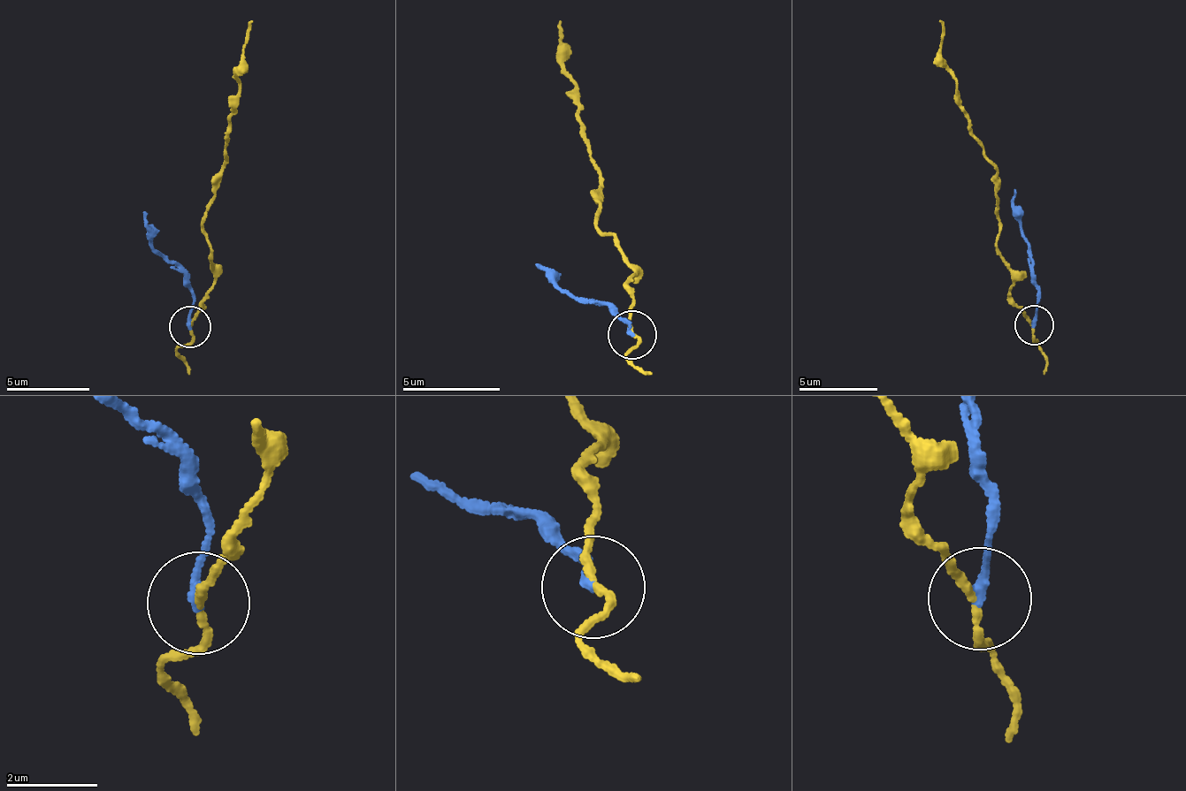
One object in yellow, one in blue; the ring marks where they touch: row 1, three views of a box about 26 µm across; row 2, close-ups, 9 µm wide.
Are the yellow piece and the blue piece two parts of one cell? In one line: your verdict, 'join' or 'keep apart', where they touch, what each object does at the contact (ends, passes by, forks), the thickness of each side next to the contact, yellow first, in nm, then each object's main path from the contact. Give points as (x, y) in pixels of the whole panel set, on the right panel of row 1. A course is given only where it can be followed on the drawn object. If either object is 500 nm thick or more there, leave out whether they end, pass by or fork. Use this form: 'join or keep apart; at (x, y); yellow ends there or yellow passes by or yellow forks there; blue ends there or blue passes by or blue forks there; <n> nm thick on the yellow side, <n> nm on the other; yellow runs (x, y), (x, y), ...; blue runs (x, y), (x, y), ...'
keep apart; at (1034, 325); yellow passes by; blue ends there; 160 nm thick on the yellow side, 180 nm on the other; yellow runs (1033, 324), (1008, 295), (1010, 263), (997, 247), (996, 163), (969, 128), (955, 74), (940, 55), (938, 19); blue runs (1033, 324), (1037, 278), (1020, 227), (1013, 188)

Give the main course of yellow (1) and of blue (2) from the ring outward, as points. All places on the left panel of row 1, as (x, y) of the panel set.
1: (191, 326), (206, 300), (214, 262), (210, 253), (205, 204), (223, 159), (251, 21)
2: (191, 326), (190, 276), (152, 246), (145, 211)

